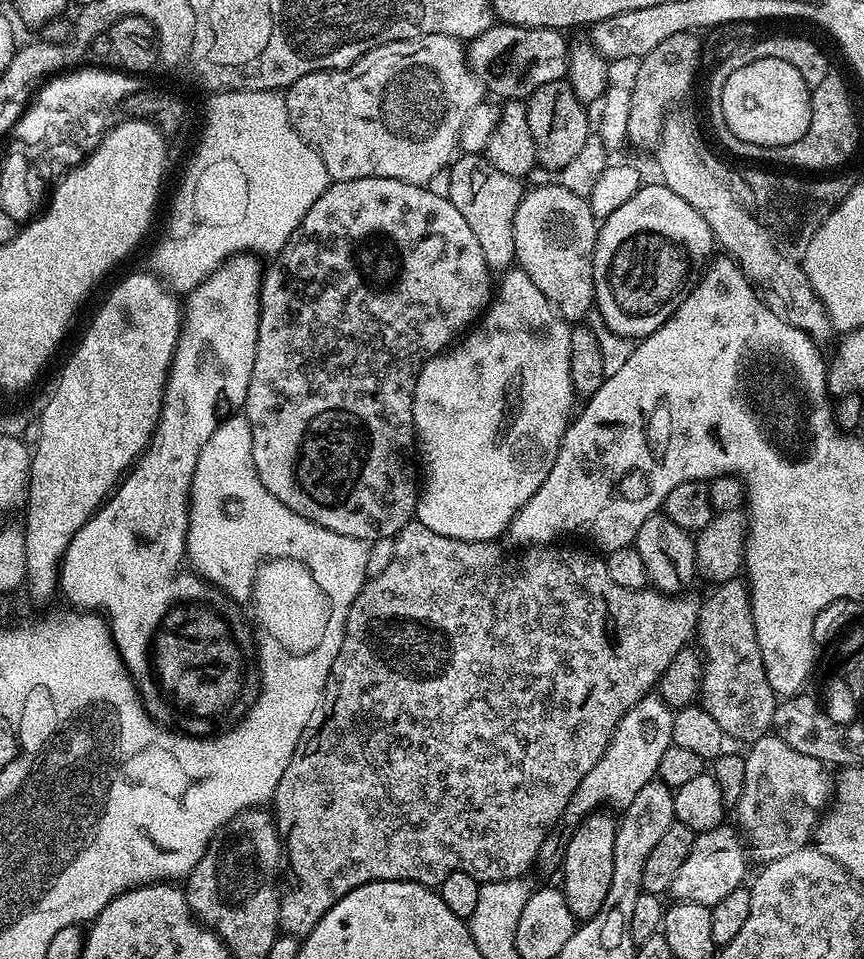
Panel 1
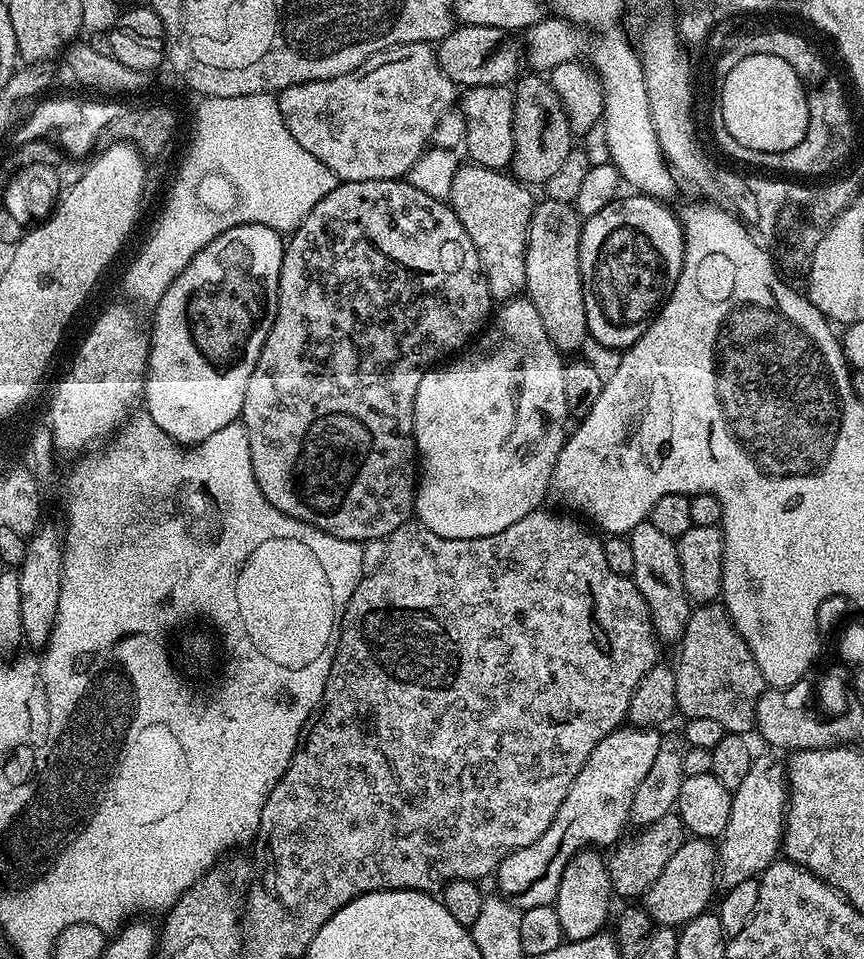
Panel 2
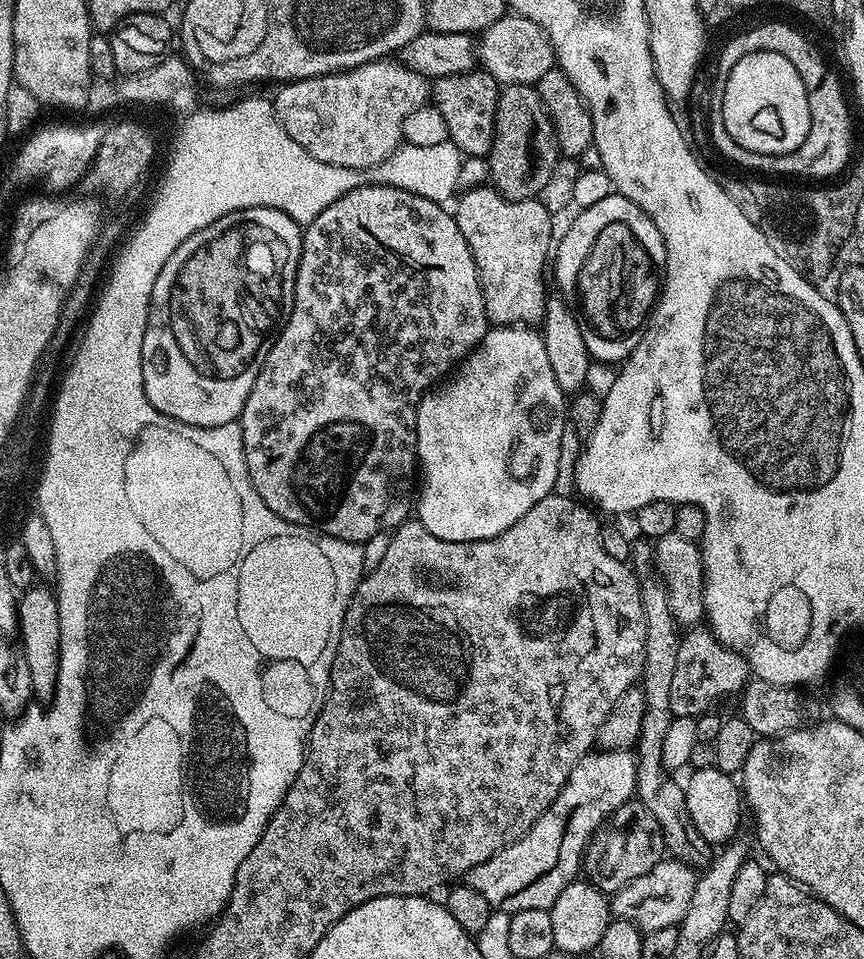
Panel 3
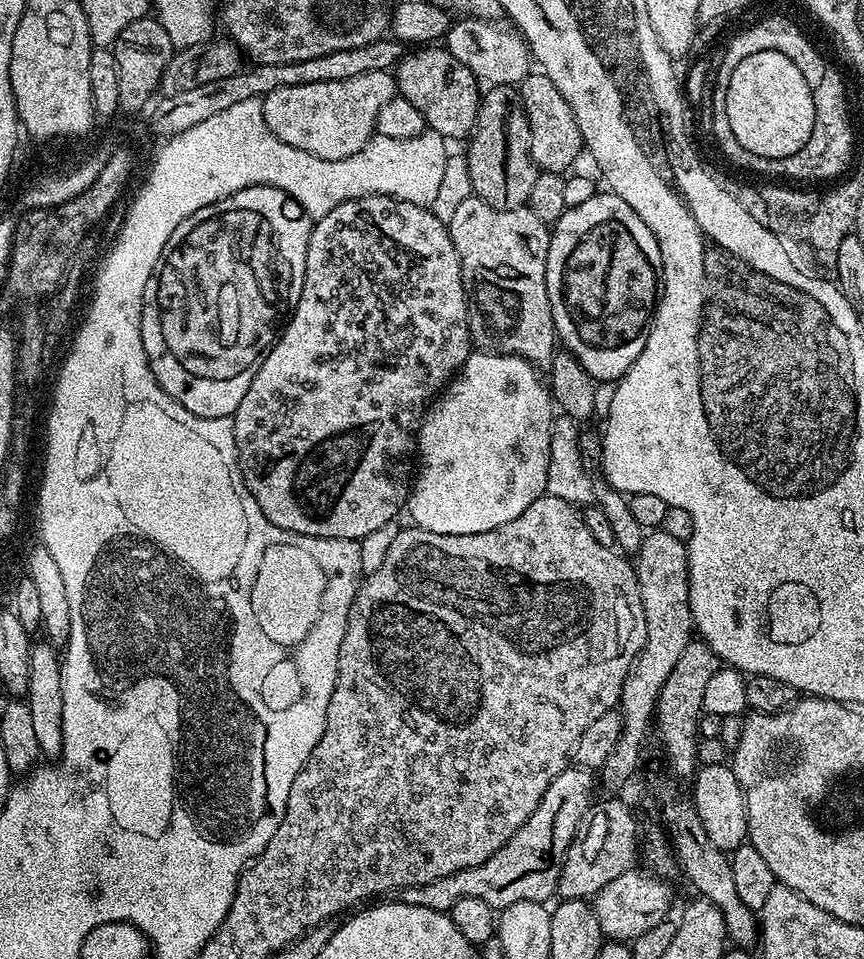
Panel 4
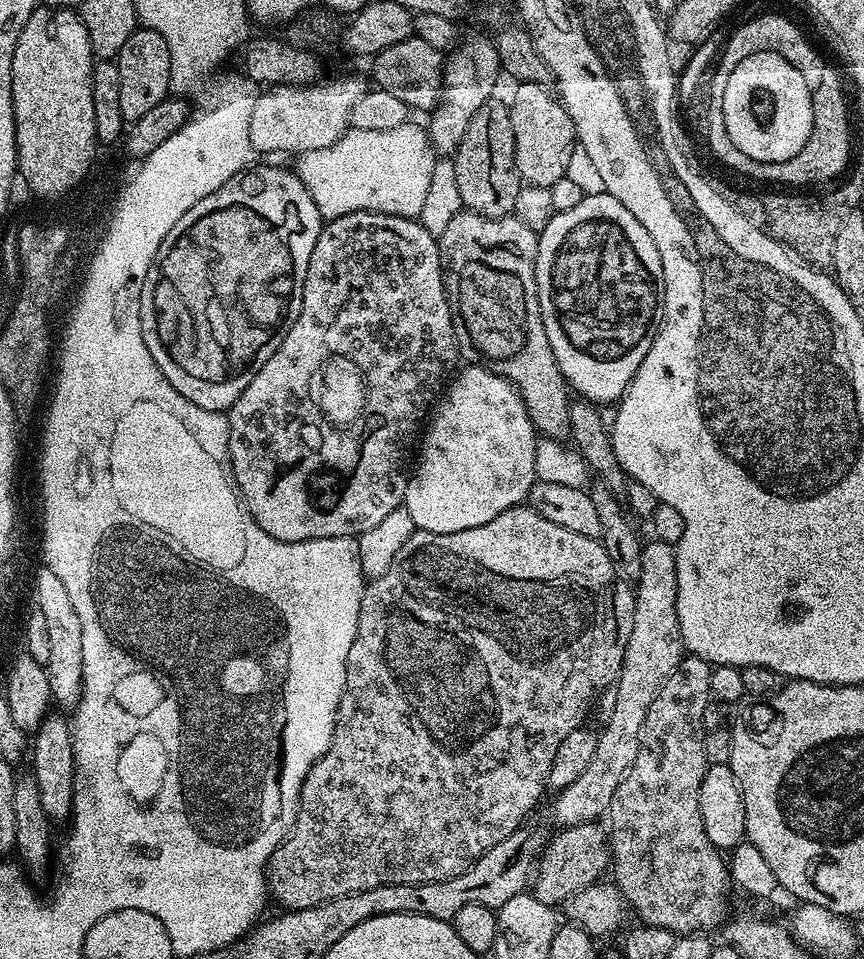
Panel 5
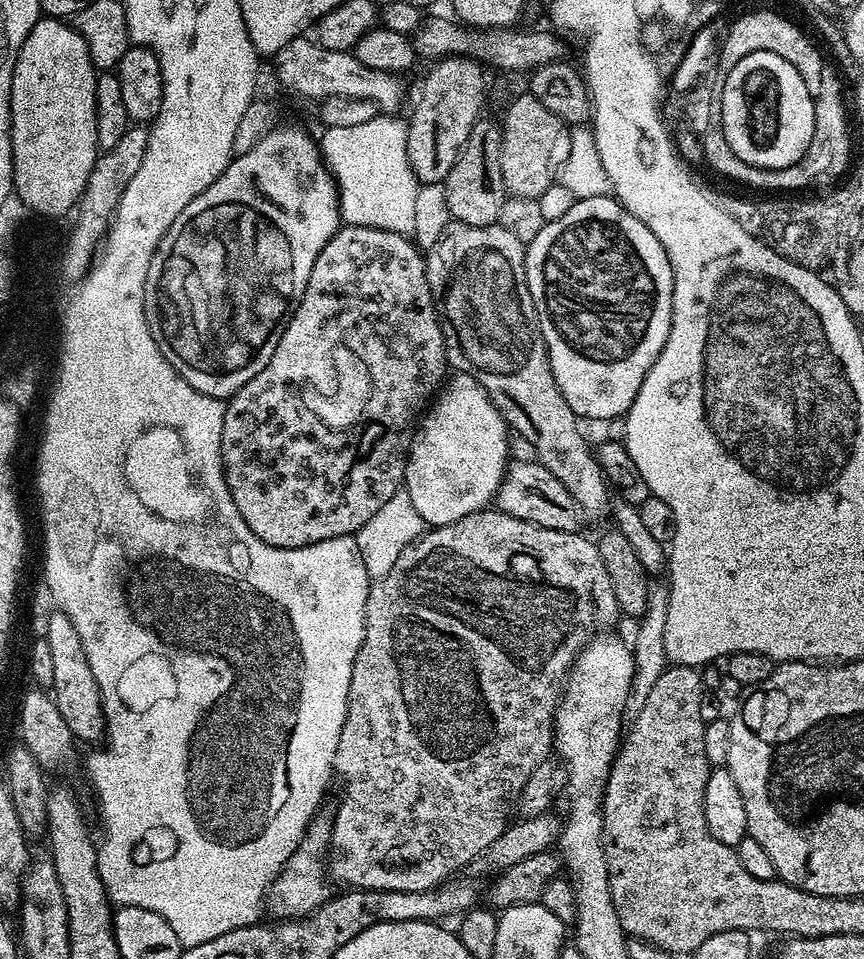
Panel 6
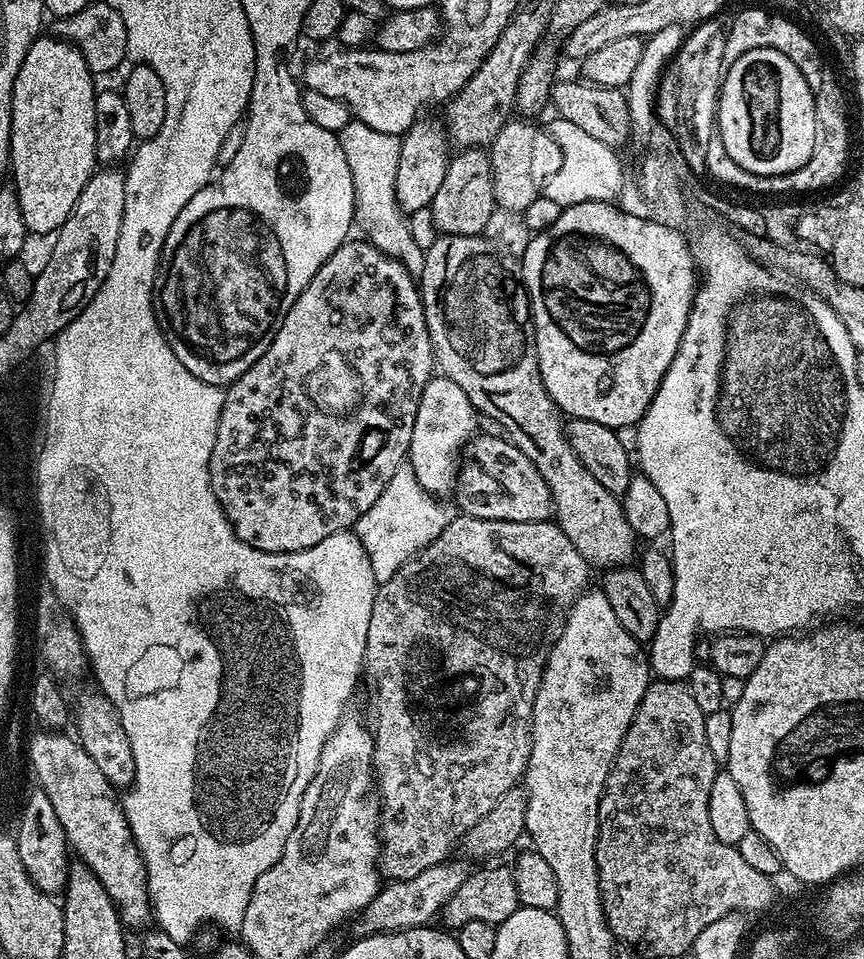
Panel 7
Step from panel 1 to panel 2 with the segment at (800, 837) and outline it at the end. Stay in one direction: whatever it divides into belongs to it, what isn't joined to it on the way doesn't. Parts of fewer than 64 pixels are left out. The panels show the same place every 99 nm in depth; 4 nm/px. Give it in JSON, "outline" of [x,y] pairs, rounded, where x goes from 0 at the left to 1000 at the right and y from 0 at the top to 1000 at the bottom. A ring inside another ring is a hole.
{"outline":[[[876,787],[859,820],[847,826],[845,857],[840,857],[840,865],[831,876],[831,918],[839,927],[876,917],[898,900],[907,879],[913,825],[909,798],[894,788]]]}

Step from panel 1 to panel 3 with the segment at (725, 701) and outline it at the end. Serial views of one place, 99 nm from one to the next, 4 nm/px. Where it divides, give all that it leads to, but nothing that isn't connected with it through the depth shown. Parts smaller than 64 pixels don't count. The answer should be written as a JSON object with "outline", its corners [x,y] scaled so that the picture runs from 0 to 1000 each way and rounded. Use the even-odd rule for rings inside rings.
{"outline":[[[801,653],[788,662],[785,674],[785,694],[775,714],[775,740],[779,747],[814,747],[825,741],[828,730],[861,721],[868,708],[866,691],[845,678],[818,653]]]}

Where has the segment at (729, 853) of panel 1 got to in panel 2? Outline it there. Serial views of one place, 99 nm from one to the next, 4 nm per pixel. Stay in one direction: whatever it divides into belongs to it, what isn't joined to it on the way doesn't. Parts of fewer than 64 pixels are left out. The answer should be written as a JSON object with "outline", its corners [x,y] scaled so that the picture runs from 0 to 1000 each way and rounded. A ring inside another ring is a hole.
{"outline":[[[809,874],[793,875],[792,881],[775,895],[771,907],[752,923],[743,935],[743,946],[750,955],[764,966],[789,966],[795,959],[821,950],[819,943],[830,933],[831,884],[825,877]]]}

